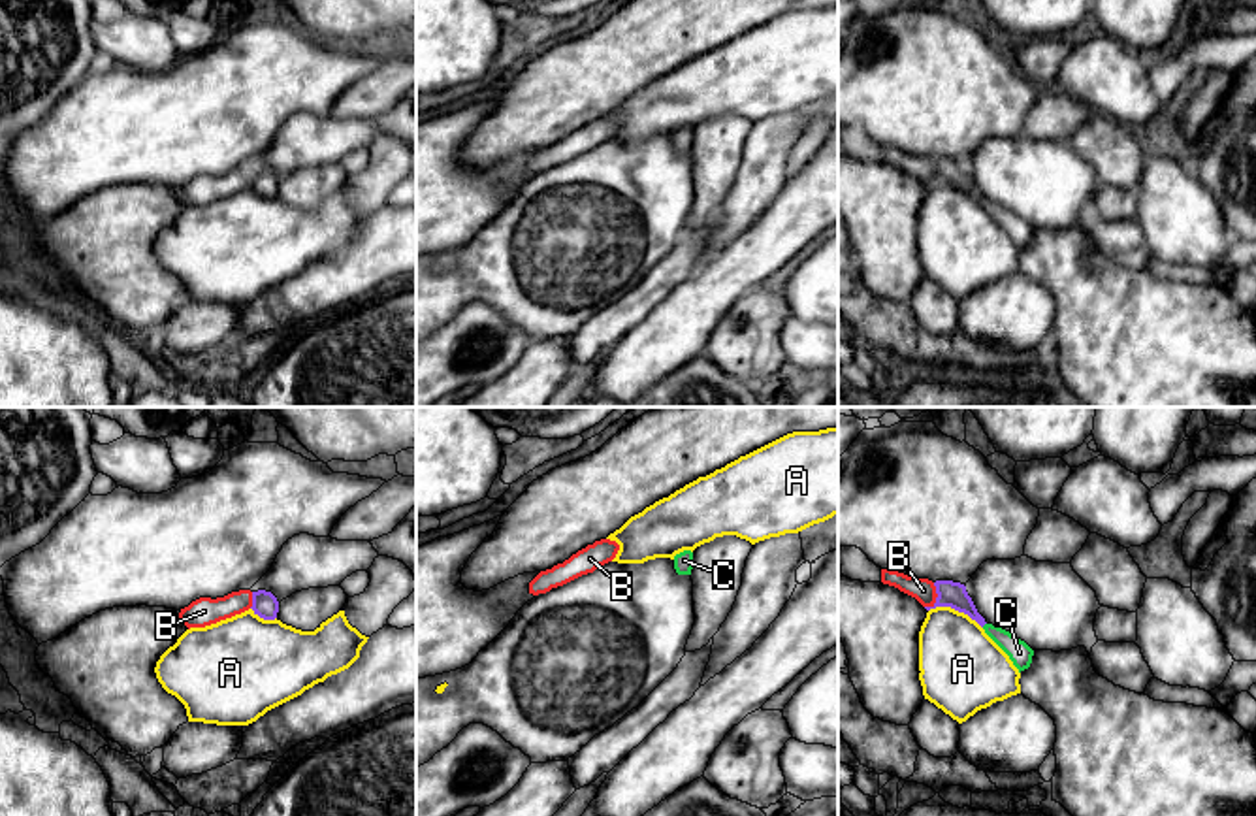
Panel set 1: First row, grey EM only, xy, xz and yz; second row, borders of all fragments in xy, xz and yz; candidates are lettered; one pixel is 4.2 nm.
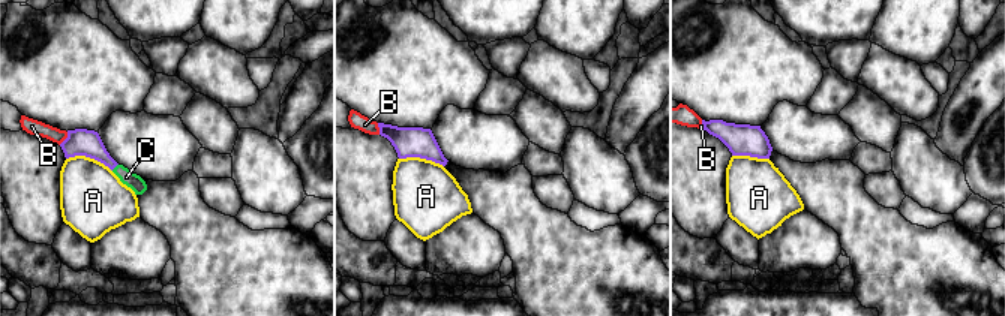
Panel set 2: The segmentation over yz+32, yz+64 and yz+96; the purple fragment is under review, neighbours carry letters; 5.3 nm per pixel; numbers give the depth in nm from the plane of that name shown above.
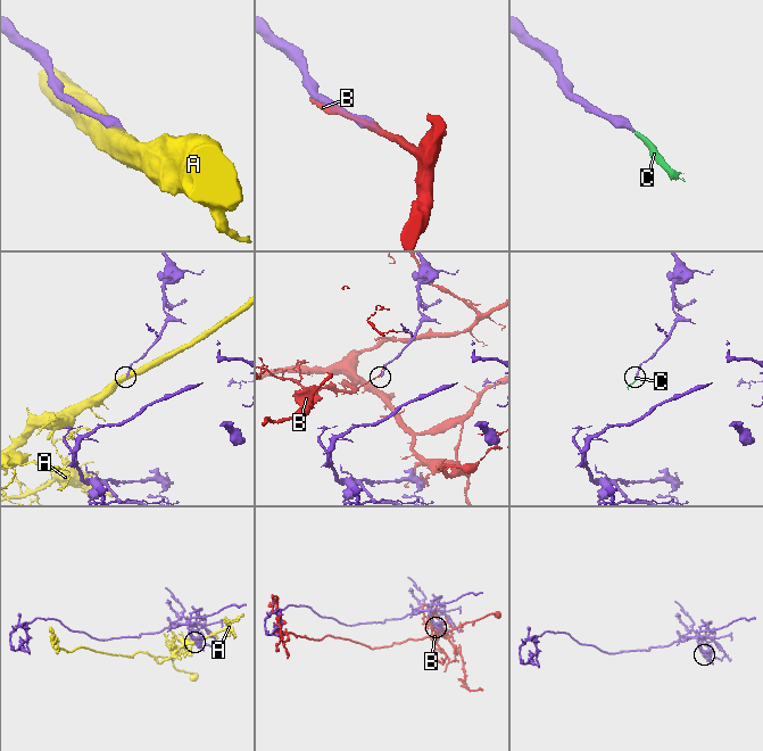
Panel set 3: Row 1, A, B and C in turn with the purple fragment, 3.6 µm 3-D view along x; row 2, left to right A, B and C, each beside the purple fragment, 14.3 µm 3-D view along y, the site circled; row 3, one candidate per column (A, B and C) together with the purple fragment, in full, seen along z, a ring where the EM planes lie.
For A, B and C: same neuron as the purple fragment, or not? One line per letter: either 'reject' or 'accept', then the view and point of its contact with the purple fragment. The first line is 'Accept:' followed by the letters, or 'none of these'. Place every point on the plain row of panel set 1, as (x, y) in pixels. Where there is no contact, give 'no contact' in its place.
Accept: C
A: reject | yz (955, 187)
B: reject | yz (936, 176)
C: accept | yz (983, 202)

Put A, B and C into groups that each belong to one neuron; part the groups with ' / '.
A / B / C

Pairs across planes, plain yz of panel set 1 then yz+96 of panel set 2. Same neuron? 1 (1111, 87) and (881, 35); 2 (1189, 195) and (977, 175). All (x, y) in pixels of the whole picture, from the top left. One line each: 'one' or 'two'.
1: two
2: two

